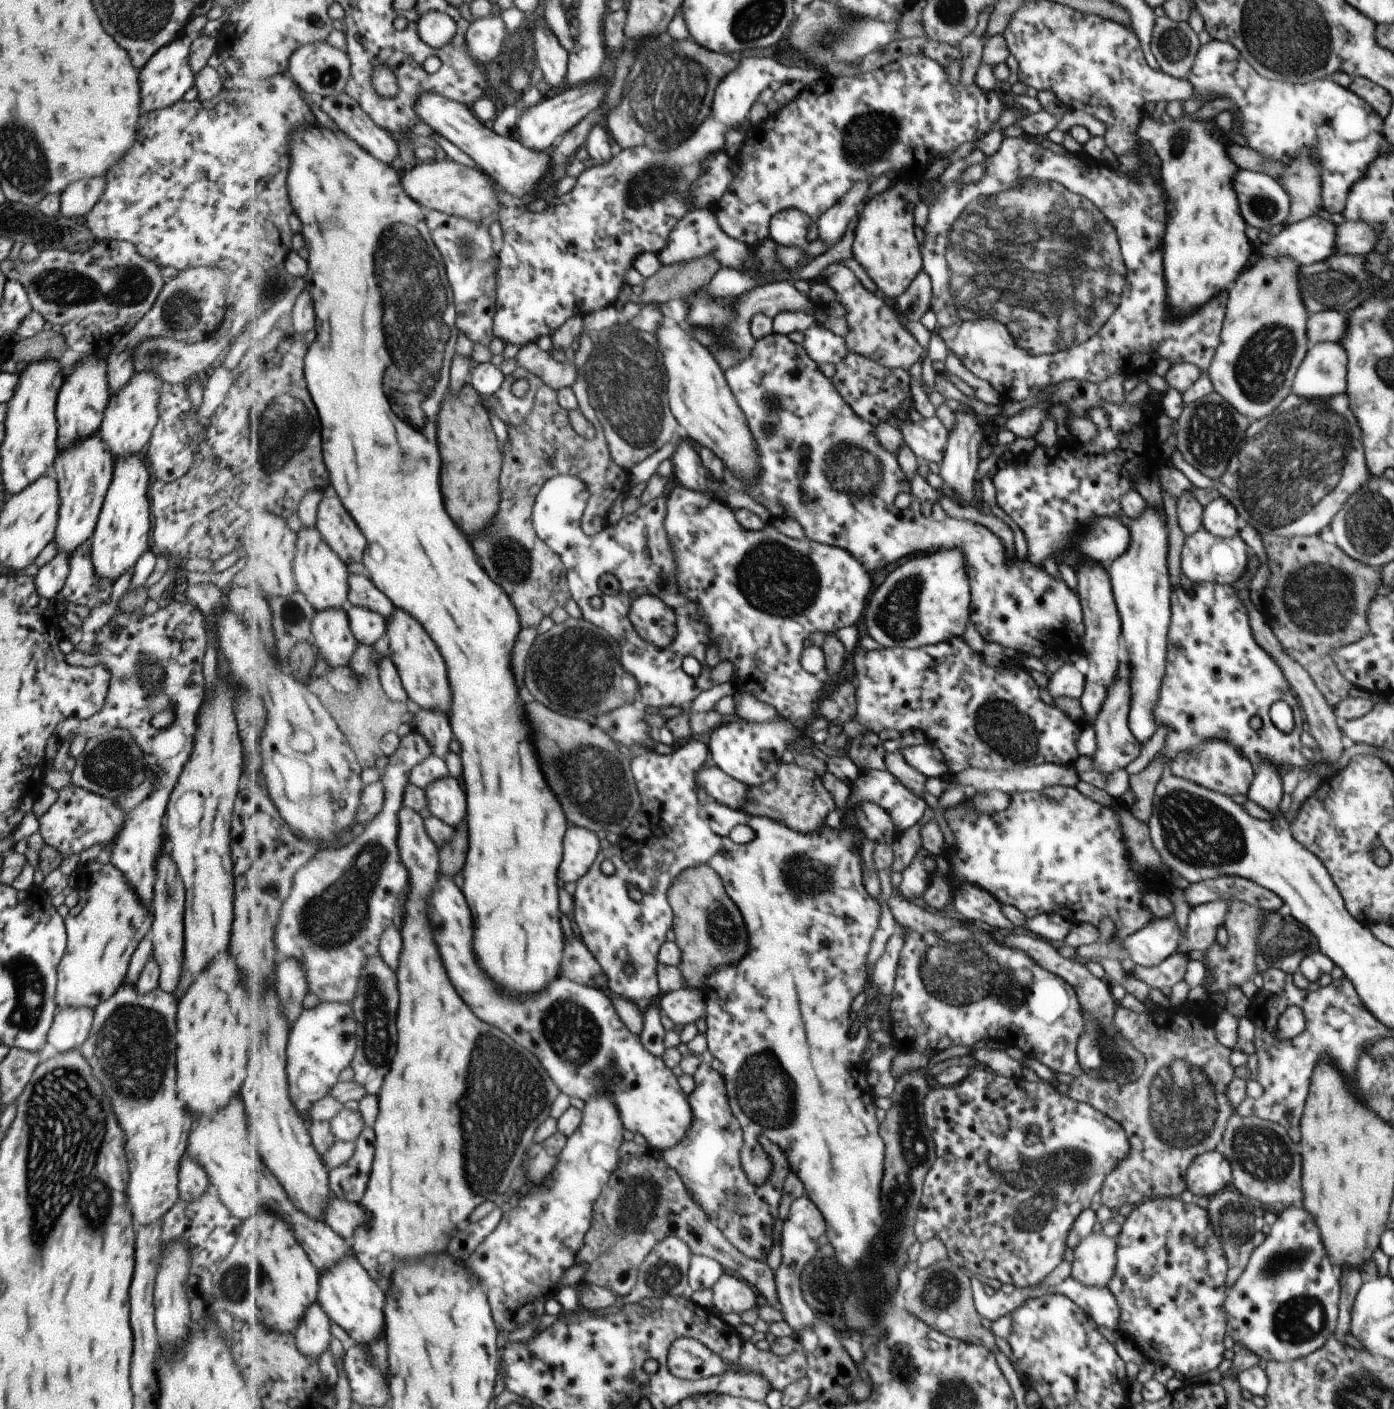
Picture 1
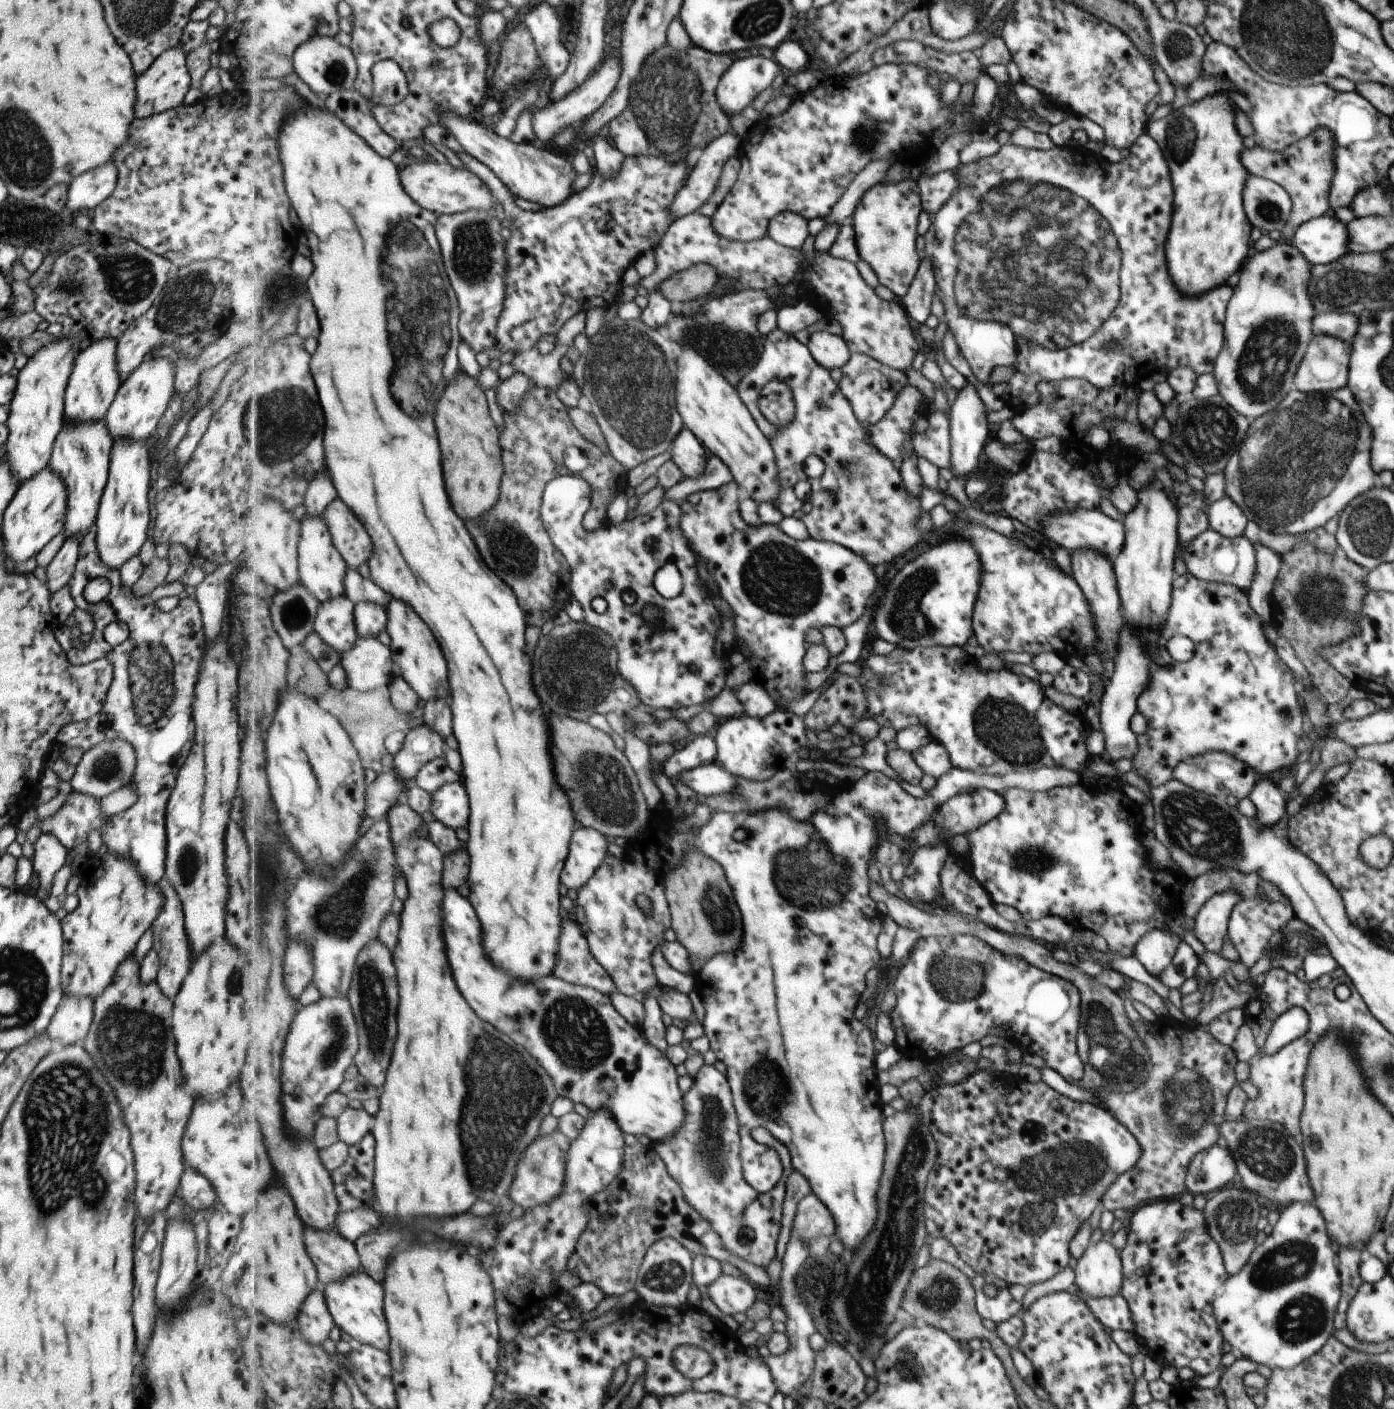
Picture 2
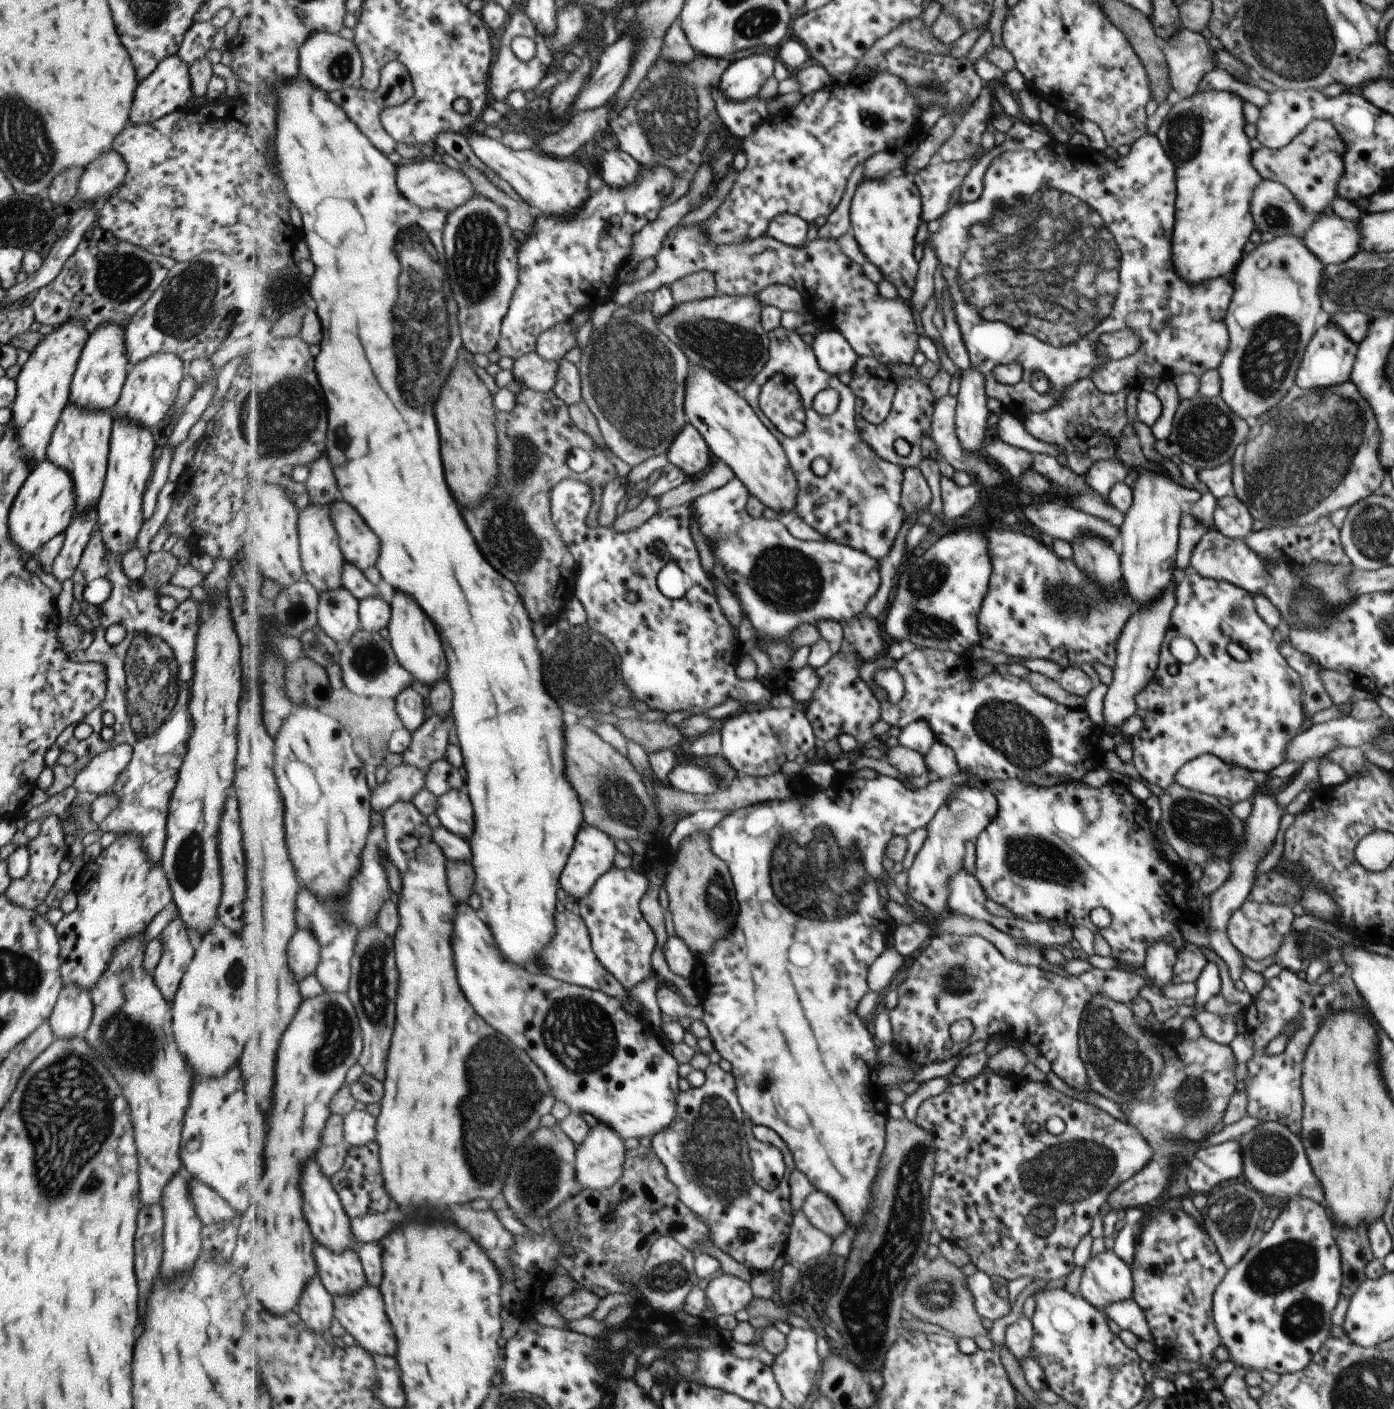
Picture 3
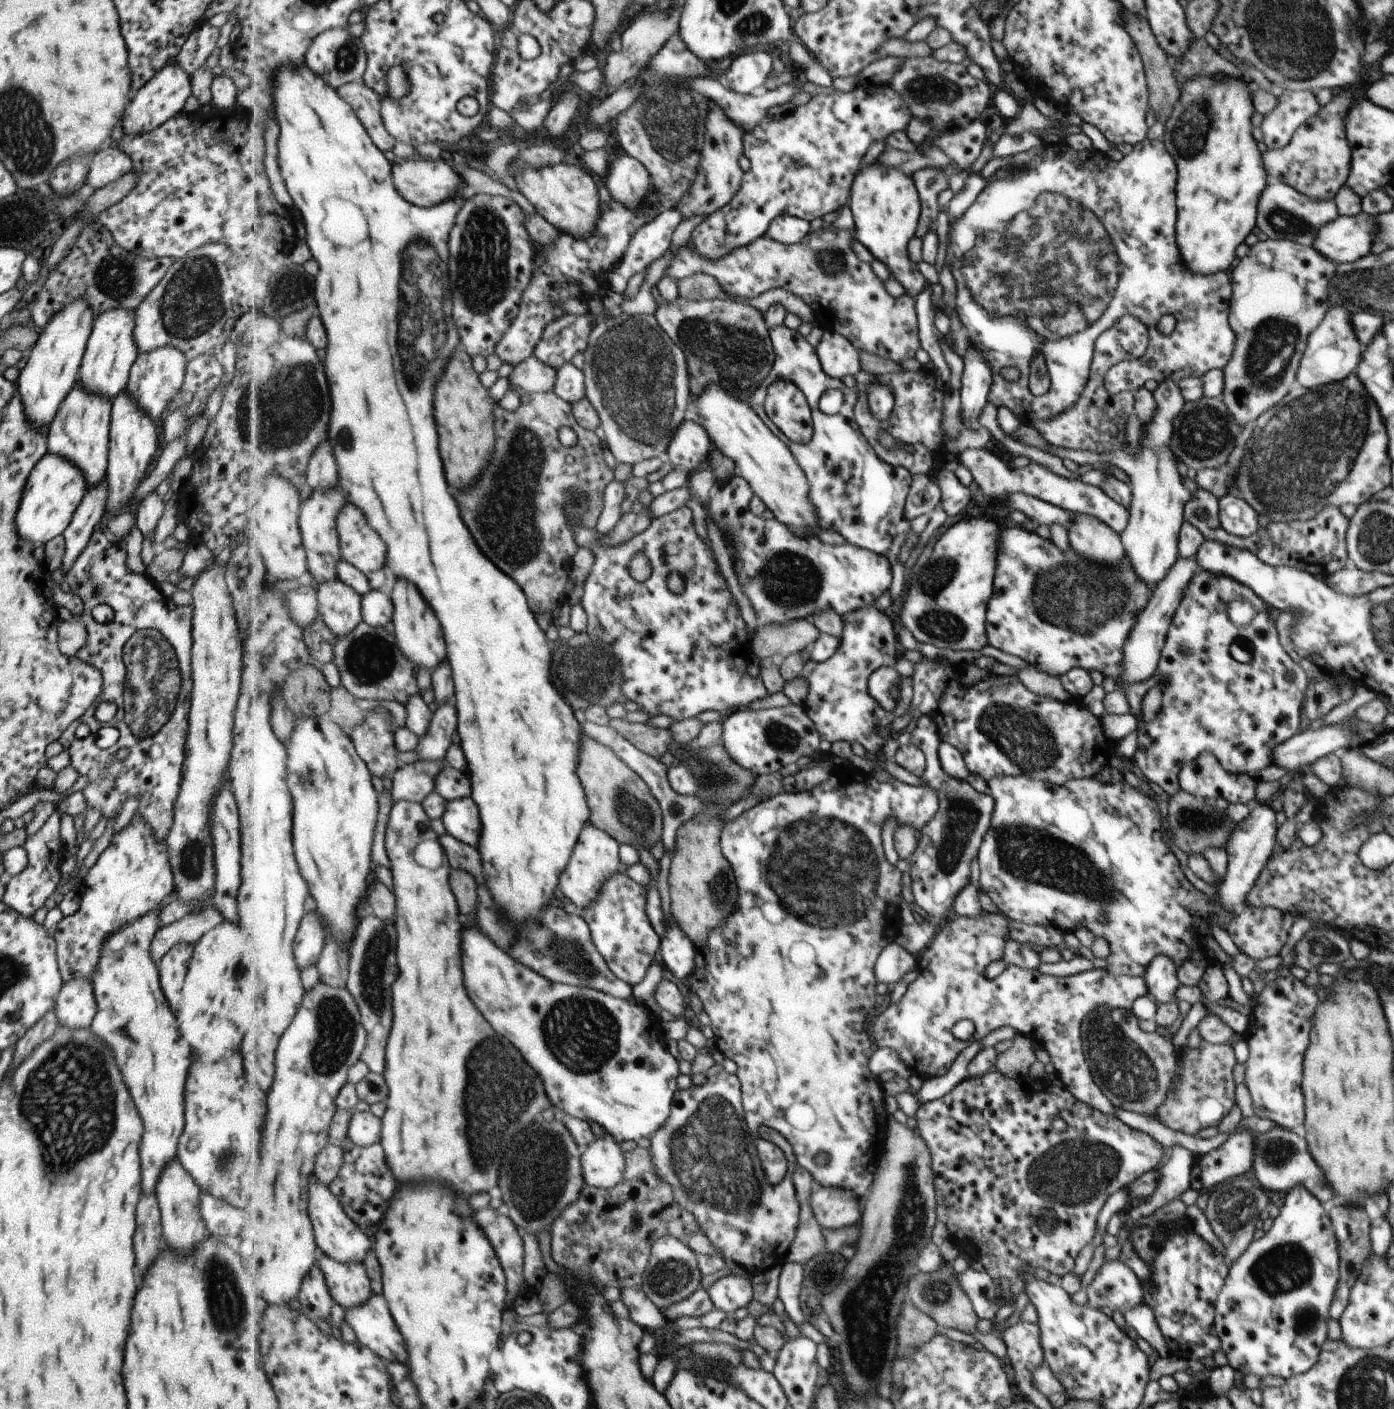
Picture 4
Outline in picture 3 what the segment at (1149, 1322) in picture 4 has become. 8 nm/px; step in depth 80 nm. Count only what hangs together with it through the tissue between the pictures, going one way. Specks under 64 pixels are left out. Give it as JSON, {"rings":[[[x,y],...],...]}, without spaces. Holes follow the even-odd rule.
{"rings":[[[1131,1299],[1111,1302],[1105,1308],[1100,1309],[1105,1320],[1115,1330],[1125,1330],[1133,1333],[1138,1340],[1145,1340],[1153,1343],[1153,1336],[1147,1330],[1147,1322],[1143,1318],[1143,1312]]]}

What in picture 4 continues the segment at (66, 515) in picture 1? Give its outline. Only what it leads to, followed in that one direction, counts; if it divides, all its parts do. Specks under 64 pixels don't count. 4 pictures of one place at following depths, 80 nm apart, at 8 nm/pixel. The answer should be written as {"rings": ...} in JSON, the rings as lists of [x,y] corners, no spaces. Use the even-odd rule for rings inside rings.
{"rings":[[[75,383],[67,396],[61,400],[57,413],[48,426],[48,432],[45,436],[46,453],[69,460],[83,474],[85,490],[89,490],[91,486],[97,486],[105,478],[109,422],[109,398],[89,394]]]}

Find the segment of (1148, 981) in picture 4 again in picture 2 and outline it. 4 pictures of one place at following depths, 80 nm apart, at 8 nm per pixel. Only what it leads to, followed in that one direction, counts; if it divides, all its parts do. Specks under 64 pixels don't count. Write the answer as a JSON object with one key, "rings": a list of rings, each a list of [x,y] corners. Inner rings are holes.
{"rings":[[[1168,929],[1149,930],[1143,934],[1135,946],[1133,946],[1133,956],[1151,975],[1159,976],[1161,970],[1171,963],[1171,958],[1178,948],[1180,939]]]}

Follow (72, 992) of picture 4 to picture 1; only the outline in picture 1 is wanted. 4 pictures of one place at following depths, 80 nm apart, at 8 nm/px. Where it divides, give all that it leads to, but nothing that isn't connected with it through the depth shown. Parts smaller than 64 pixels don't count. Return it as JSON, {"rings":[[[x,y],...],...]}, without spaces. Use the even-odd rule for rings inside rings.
{"rings":[[[58,1008],[53,1016],[51,1026],[47,1032],[46,1042],[51,1044],[57,1054],[65,1054],[69,1050],[77,1050],[89,1036],[93,1011],[89,1008]]]}

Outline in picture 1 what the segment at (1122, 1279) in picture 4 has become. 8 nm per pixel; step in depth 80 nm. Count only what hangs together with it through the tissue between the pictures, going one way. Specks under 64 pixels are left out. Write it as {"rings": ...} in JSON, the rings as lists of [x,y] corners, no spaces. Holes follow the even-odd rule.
{"rings":[[[1091,1232],[1071,1250],[1071,1278],[1097,1288],[1107,1287],[1115,1272],[1116,1242]]]}

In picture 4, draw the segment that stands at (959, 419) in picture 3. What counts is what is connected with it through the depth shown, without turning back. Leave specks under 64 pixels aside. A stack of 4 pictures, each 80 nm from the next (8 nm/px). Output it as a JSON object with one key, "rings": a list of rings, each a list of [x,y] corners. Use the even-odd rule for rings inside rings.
{"rings":[[[967,347],[963,354],[963,374],[959,395],[959,413],[961,427],[977,428],[978,416],[988,401],[989,386],[992,384],[992,372],[985,362],[983,354],[975,348]]]}

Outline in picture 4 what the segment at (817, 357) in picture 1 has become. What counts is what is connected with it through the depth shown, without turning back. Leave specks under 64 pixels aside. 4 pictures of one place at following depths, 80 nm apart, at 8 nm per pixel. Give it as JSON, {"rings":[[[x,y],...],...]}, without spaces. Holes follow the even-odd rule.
{"rings":[[[824,330],[816,346],[822,367],[832,378],[843,380],[845,376],[853,378],[862,371],[860,351],[847,337],[832,330]]]}

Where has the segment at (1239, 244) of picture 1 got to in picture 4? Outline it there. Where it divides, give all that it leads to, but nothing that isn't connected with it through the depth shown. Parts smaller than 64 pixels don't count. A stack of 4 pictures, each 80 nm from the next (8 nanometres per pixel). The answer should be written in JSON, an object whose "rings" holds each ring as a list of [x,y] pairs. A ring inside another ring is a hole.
{"rings":[[[1213,75],[1189,78],[1189,80],[1183,82],[1183,86],[1180,88],[1180,96],[1177,98],[1177,102],[1173,104],[1171,114],[1169,114],[1169,118],[1164,123],[1162,144],[1165,151],[1173,158],[1177,176],[1175,186],[1175,206],[1177,210],[1174,225],[1175,244],[1179,254],[1181,254],[1181,262],[1179,264],[1183,264],[1193,274],[1209,276],[1227,270],[1229,264],[1236,258],[1235,248],[1244,242],[1249,232],[1252,232],[1251,228],[1255,227],[1255,206],[1257,206],[1257,198],[1261,195],[1261,190],[1265,188],[1265,169],[1261,166],[1261,154],[1259,154],[1257,144],[1255,144],[1255,140],[1251,136],[1251,122],[1249,120],[1251,120],[1251,114],[1254,111],[1251,100],[1253,89],[1257,88],[1252,83],[1227,75],[1223,76],[1221,80],[1215,80]]]}

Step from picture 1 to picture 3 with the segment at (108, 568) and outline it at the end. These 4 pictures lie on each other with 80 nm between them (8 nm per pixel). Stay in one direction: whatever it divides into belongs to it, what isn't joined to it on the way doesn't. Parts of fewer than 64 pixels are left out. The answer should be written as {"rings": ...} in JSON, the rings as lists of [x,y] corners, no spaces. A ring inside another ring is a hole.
{"rings":[[[115,420],[111,424],[106,476],[100,498],[95,508],[96,525],[101,544],[113,556],[123,556],[137,540],[145,520],[141,514],[141,502],[150,472],[150,461],[157,453],[151,432],[133,424],[131,420]]]}

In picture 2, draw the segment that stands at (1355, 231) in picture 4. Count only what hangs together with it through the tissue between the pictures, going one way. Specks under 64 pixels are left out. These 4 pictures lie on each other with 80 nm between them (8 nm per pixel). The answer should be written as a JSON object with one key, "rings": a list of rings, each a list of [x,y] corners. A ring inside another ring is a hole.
{"rings":[[[1331,213],[1297,226],[1289,244],[1312,265],[1333,263],[1348,252],[1345,224],[1341,224]]]}

